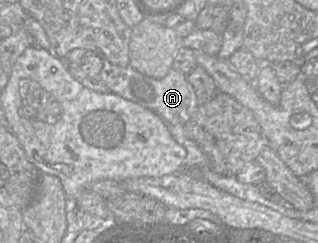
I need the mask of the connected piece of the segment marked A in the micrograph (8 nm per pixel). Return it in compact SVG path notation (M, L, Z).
M84 48L73 49L62 59L67 66L70 64L78 64L81 66L82 58L85 55L92 54L97 55L102 60L100 76L112 93L152 110L166 124L184 125L197 110L199 103L193 86L188 82L185 74L173 68L171 68L164 78L155 79L139 73L130 65L120 67L110 63L100 50L87 50Z

